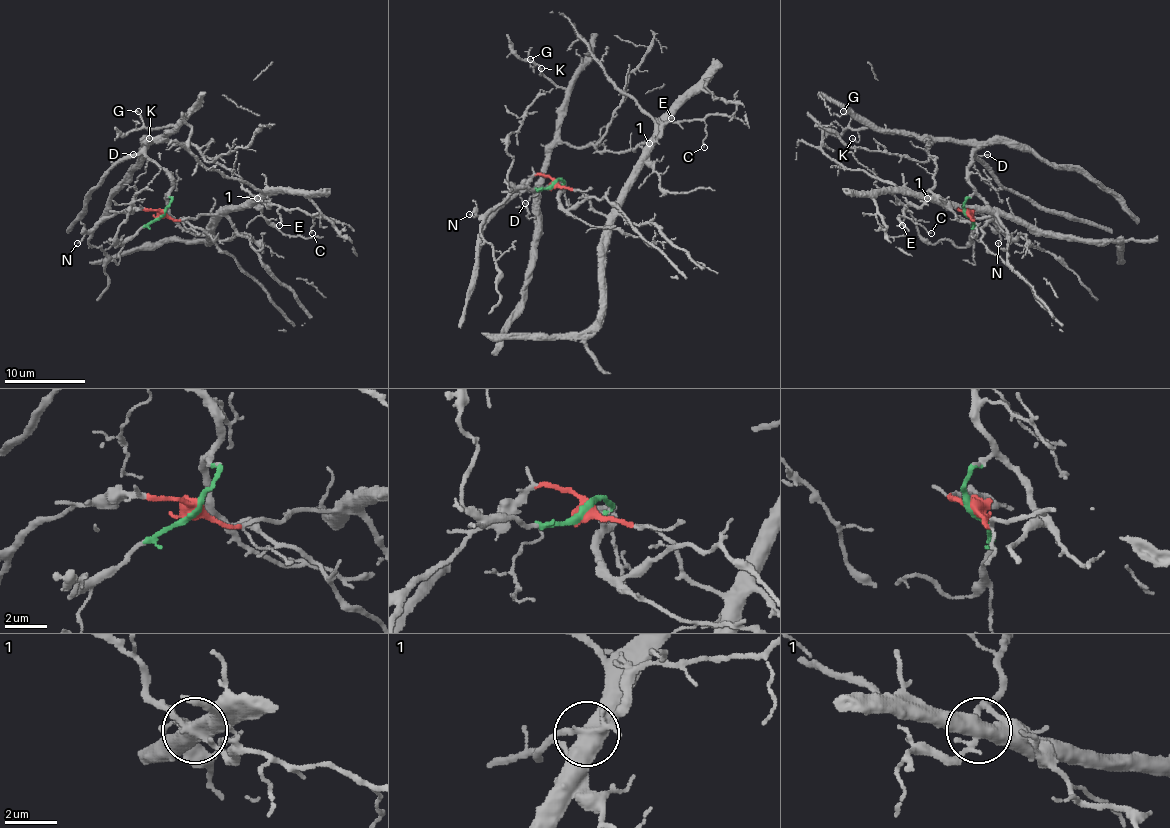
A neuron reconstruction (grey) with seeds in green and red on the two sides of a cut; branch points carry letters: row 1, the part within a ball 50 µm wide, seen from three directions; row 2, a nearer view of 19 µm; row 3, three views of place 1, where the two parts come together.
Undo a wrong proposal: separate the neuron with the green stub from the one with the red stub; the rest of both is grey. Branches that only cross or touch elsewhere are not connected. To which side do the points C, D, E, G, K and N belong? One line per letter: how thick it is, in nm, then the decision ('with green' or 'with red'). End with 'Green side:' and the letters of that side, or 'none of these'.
C: calibre 100 nm; with green
D: calibre 120 nm; with green
E: calibre 120 nm; with green
G: calibre 140 nm; with green
K: calibre 90 nm; with green
N: calibre 140 nm; with red
Green side: C, D, E, G, K

